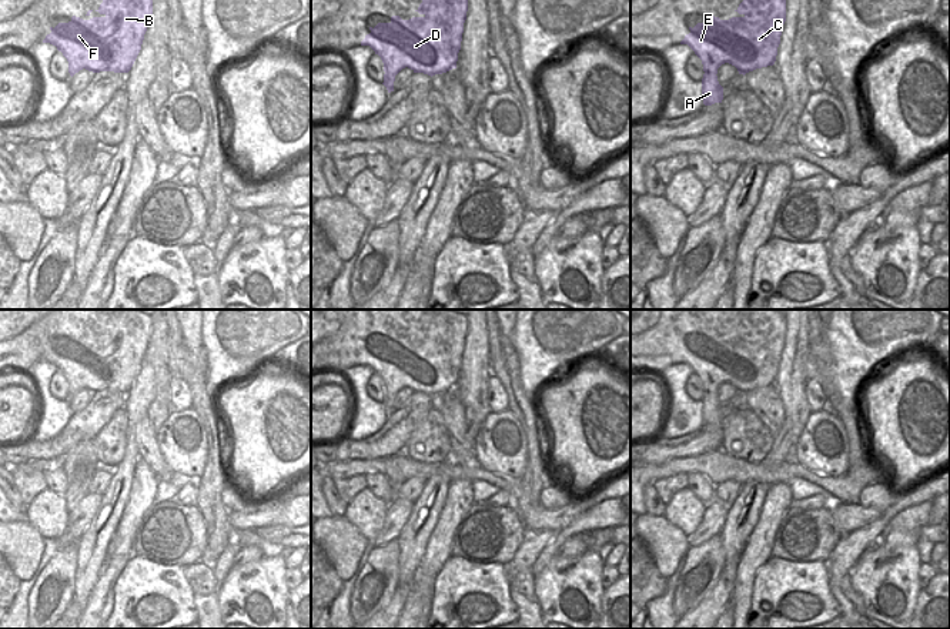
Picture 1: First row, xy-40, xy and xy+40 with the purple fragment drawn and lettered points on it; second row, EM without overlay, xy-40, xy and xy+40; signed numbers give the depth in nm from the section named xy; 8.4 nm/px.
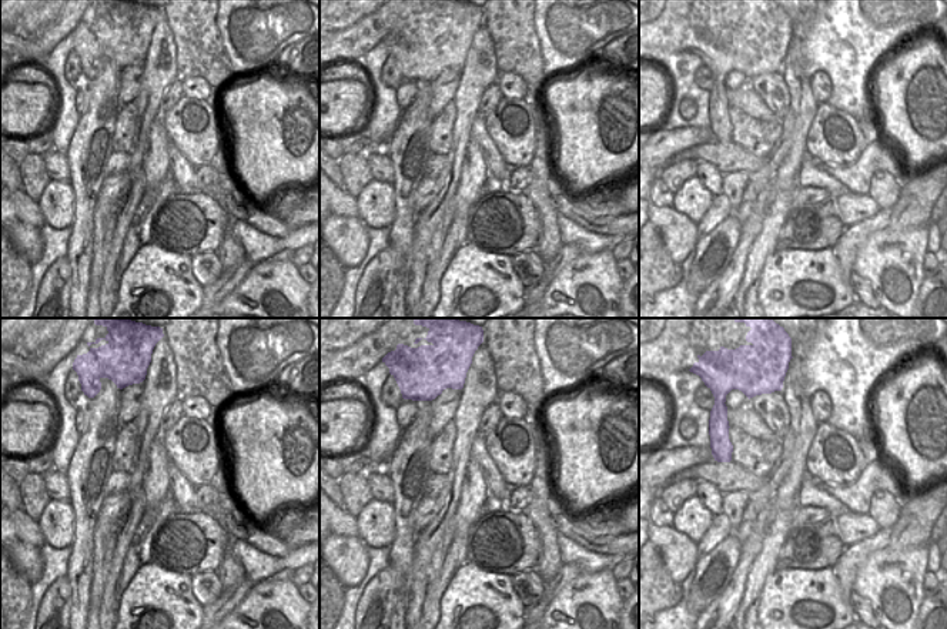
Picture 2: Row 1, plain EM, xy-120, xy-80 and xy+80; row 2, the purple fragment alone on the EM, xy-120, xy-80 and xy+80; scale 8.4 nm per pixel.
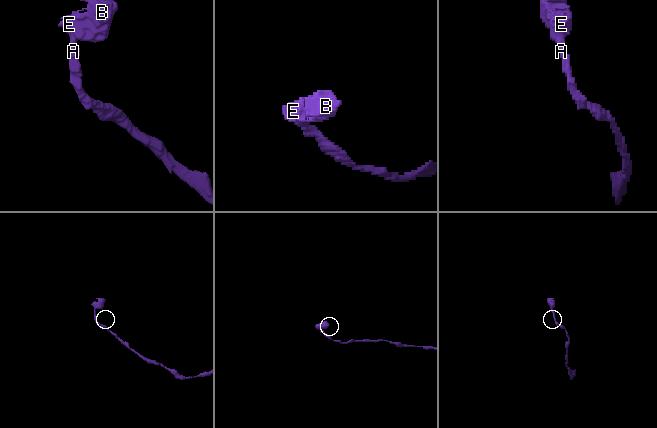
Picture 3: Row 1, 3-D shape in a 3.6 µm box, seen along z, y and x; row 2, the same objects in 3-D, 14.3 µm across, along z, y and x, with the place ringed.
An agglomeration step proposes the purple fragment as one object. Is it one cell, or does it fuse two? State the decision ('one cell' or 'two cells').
two cells

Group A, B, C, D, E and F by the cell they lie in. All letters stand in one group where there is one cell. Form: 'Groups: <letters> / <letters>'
Groups: A / B C D E F.

